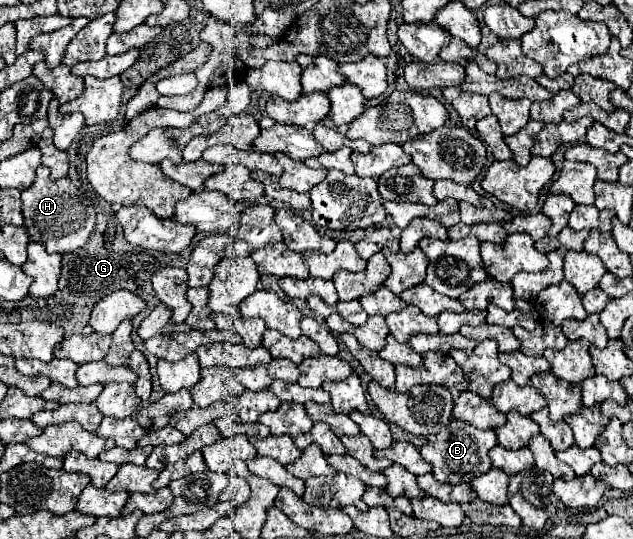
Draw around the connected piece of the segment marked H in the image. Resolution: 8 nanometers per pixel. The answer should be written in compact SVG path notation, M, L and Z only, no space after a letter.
M38 166L34 184L22 192L22 214L30 240L42 242L48 252L58 254L82 248L96 226L92 202L70 182L70 178L50 180L50 170L46 166Z

